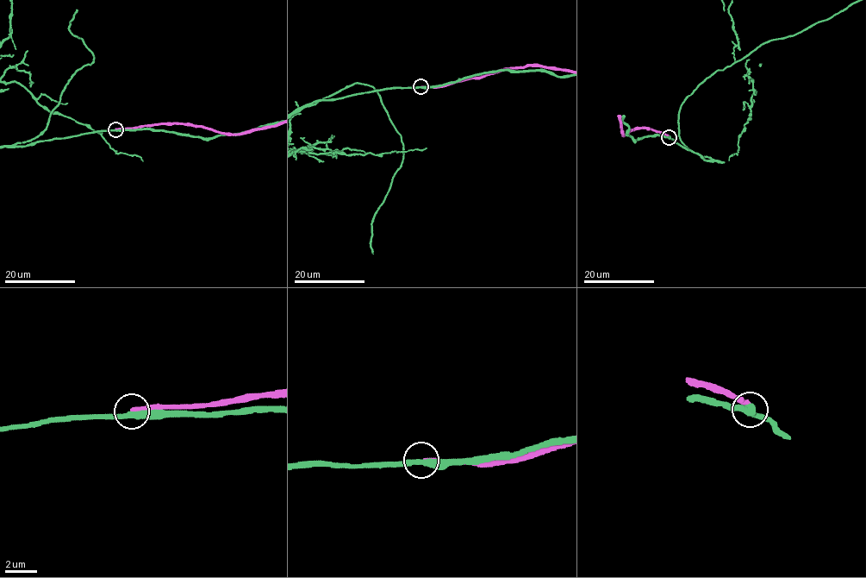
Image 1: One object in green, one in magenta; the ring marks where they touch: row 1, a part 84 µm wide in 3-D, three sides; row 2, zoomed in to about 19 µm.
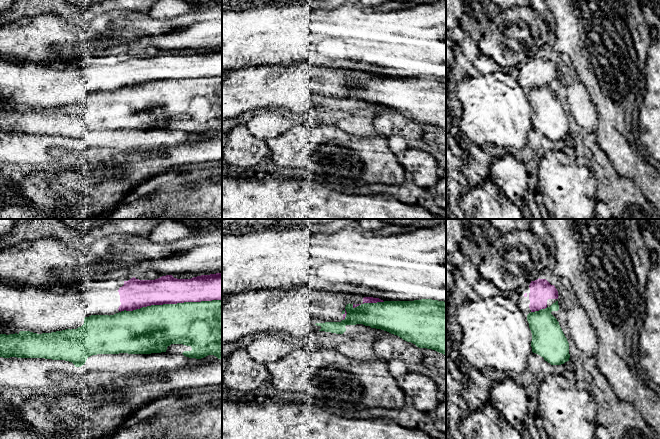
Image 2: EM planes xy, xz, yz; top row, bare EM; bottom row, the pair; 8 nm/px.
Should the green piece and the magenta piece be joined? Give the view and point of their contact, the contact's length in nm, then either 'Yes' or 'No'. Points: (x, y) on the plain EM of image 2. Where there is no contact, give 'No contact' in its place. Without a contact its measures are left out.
Touches green at xy (170, 80). Shared border 800 nm. No

